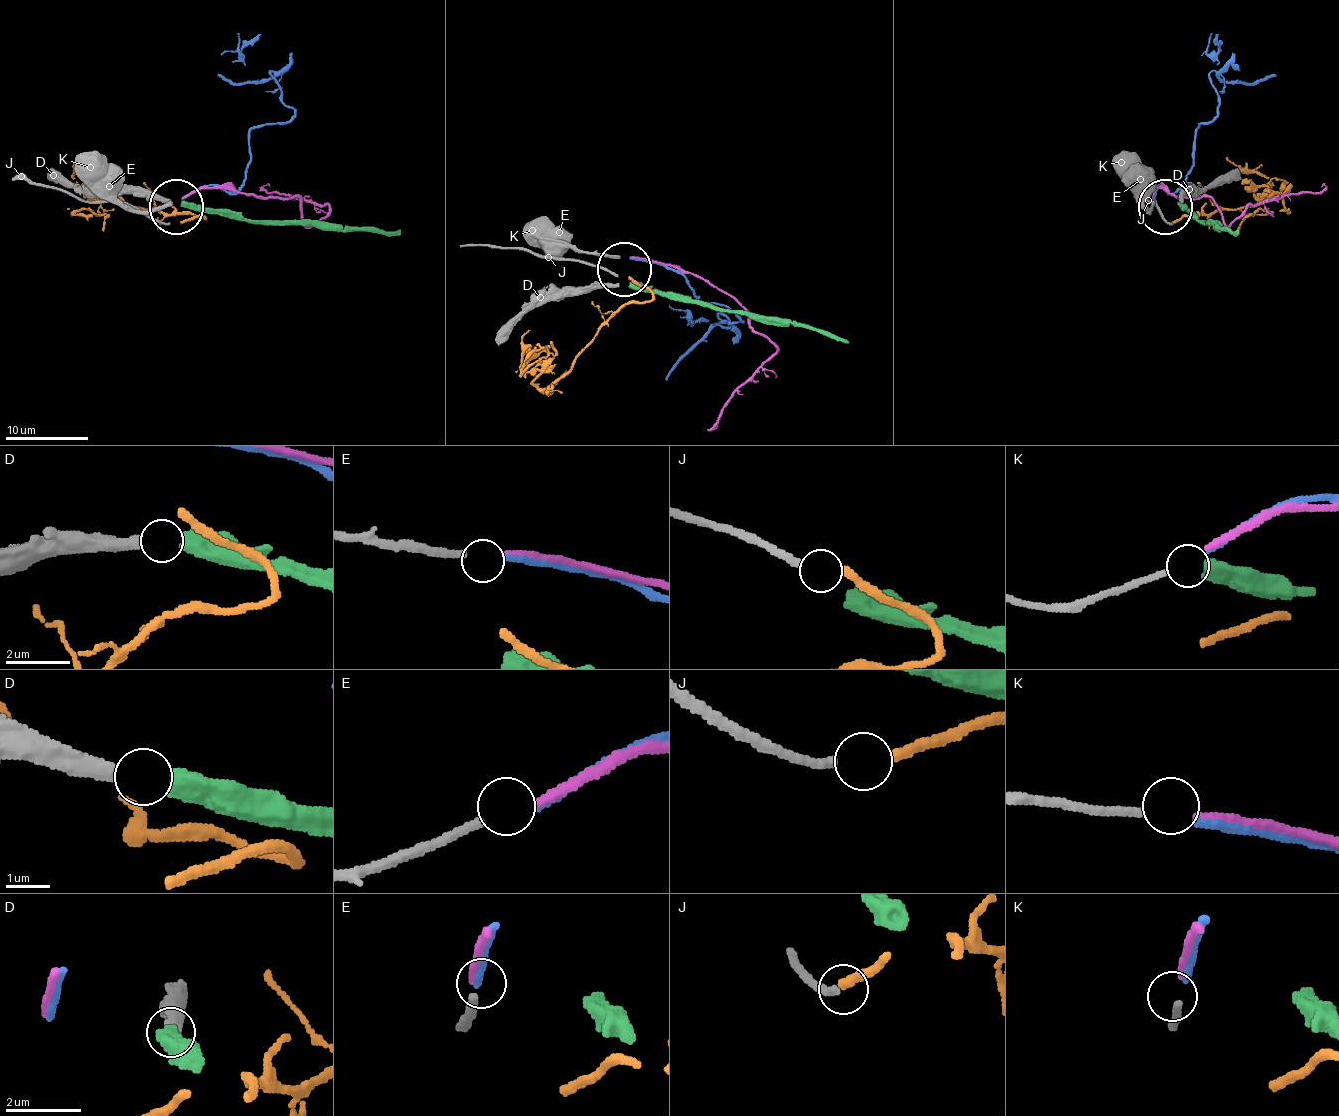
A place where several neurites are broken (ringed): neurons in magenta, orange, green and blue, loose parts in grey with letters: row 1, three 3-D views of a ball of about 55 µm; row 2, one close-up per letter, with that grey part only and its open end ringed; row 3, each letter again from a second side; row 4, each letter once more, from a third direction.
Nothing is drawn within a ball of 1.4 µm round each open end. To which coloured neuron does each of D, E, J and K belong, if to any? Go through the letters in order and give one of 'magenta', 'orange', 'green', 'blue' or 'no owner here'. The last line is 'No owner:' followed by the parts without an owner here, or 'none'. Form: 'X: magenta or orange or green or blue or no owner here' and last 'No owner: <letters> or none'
D: green
E: magenta
J: orange
K: no owner here
No owner: K

